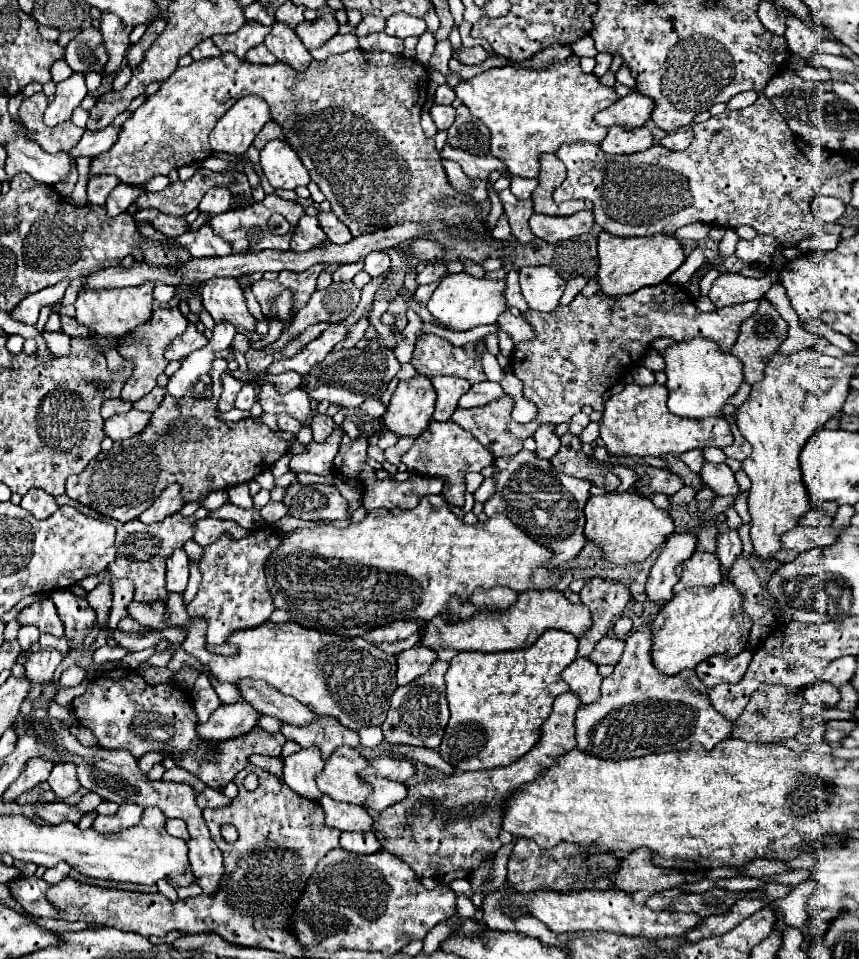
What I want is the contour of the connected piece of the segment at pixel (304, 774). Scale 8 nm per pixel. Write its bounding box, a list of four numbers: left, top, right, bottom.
[284,749,324,801]

